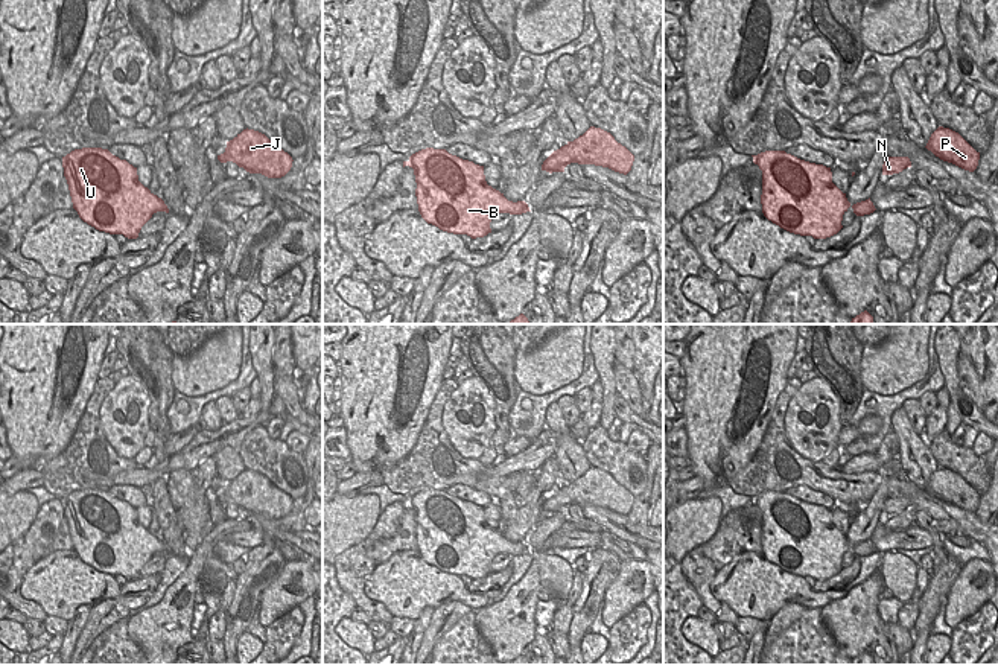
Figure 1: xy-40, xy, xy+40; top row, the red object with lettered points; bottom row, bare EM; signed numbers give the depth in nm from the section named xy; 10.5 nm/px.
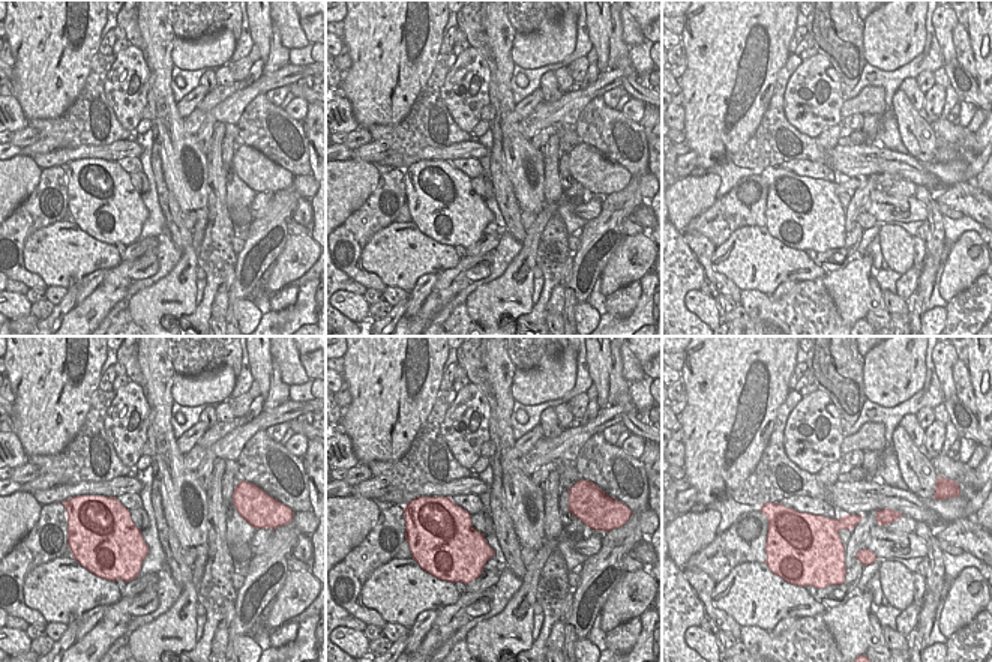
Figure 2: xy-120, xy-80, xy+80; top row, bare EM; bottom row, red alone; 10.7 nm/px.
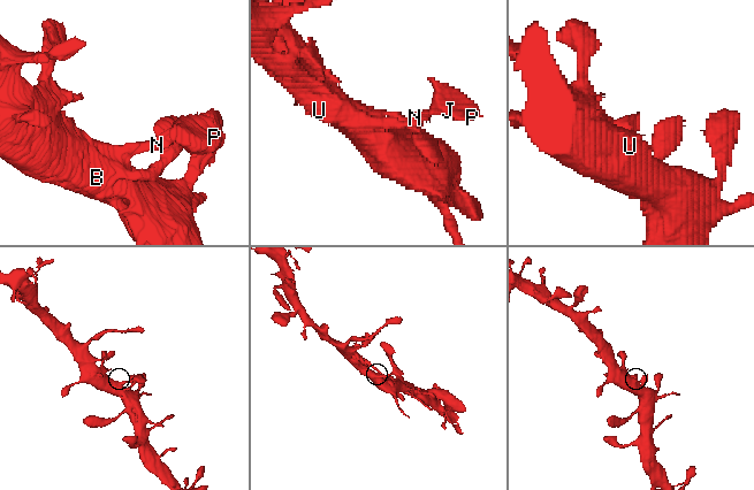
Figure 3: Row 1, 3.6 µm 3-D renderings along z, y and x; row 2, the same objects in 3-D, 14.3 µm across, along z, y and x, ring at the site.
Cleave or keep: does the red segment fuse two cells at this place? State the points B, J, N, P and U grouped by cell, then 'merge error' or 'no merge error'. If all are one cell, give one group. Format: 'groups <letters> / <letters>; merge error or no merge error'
groups B J N P U; no merge error

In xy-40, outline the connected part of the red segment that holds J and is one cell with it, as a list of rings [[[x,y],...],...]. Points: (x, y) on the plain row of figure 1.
[[[243,470],[227,482],[225,493],[218,496],[221,504],[233,502],[250,514],[262,514],[268,519],[281,519],[292,508],[292,498],[277,488],[265,475]]]

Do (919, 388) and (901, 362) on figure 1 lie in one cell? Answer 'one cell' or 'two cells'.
two cells

